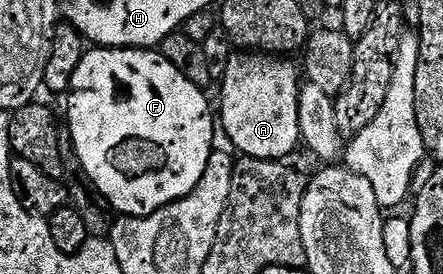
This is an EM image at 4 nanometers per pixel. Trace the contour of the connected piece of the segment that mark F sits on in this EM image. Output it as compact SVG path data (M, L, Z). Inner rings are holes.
M92 47L89 48L89 50L89 53L77 63L76 70L74 70L72 73L72 94L70 94L68 97L68 129L66 125L66 133L67 136L68 133L70 136L72 136L72 145L74 148L76 148L76 157L78 160L80 160L80 165L82 168L84 168L85 175L92 180L93 187L96 188L97 191L100 192L101 195L104 196L105 199L117 209L115 211L117 214L126 217L149 217L154 211L158 211L162 207L166 207L175 201L181 201L181 199L184 197L189 197L189 195L191 195L191 193L194 191L194 187L198 187L198 183L206 171L206 163L210 163L210 155L214 151L212 140L215 139L216 133L218 137L218 125L214 120L214 109L213 106L212 109L210 106L208 106L208 101L206 98L204 98L207 97L205 90L194 87L194 83L190 83L190 79L186 79L186 75L182 75L182 71L178 71L178 67L174 67L174 63L170 63L166 58L164 58L164 54L159 51L153 51L152 49L106 49L103 47Z

